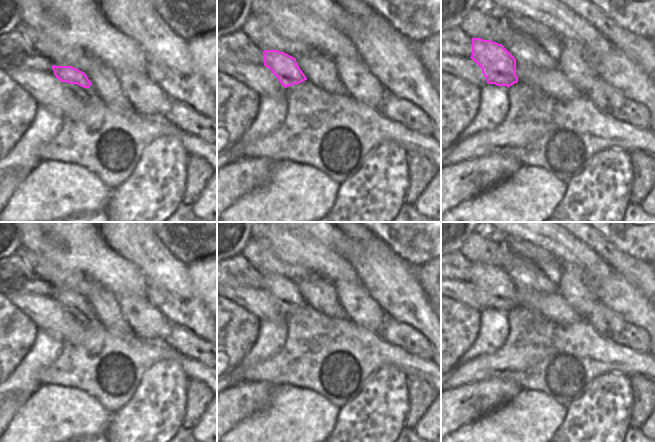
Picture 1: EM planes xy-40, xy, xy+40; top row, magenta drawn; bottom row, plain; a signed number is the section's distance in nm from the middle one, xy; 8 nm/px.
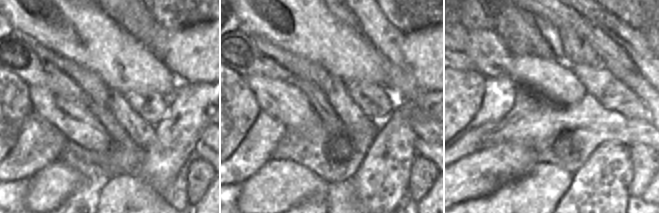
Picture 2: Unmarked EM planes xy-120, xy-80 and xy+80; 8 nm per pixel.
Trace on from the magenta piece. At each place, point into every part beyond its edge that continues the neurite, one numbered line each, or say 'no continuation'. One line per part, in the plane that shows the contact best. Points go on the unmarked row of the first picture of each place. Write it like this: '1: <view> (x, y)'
1: xy-40 (85, 318)

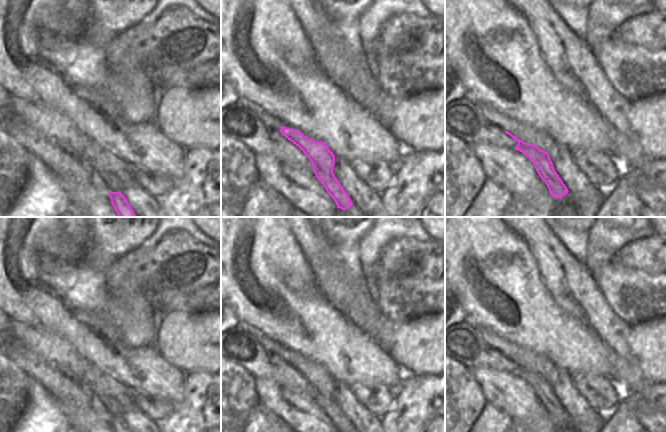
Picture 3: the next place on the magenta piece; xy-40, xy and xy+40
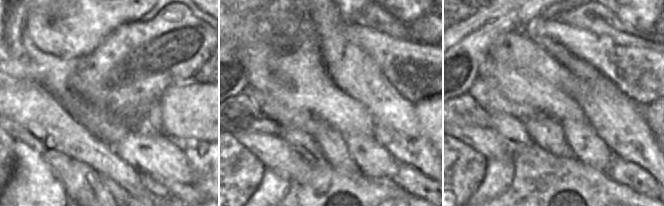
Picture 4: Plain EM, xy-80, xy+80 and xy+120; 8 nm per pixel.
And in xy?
no continuation

